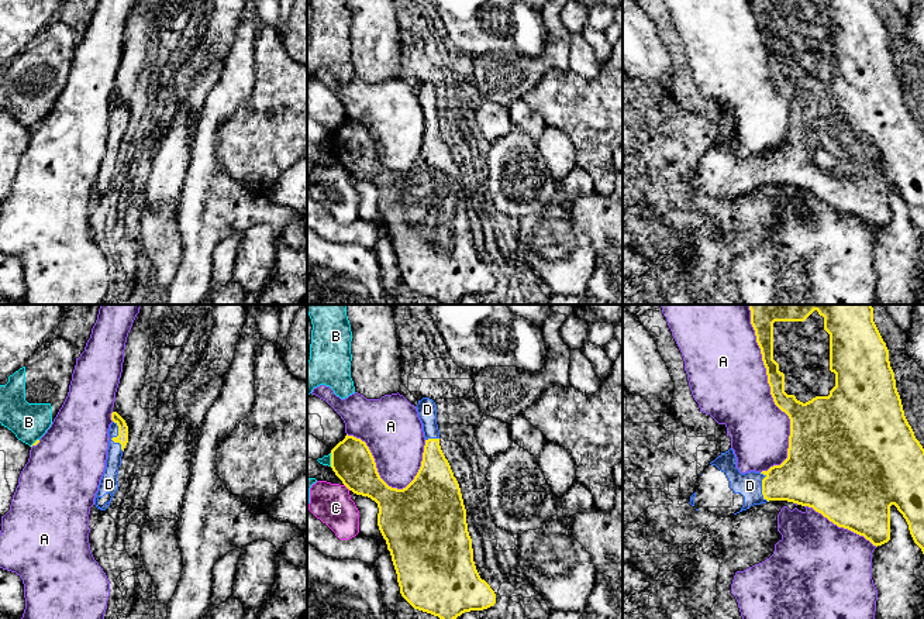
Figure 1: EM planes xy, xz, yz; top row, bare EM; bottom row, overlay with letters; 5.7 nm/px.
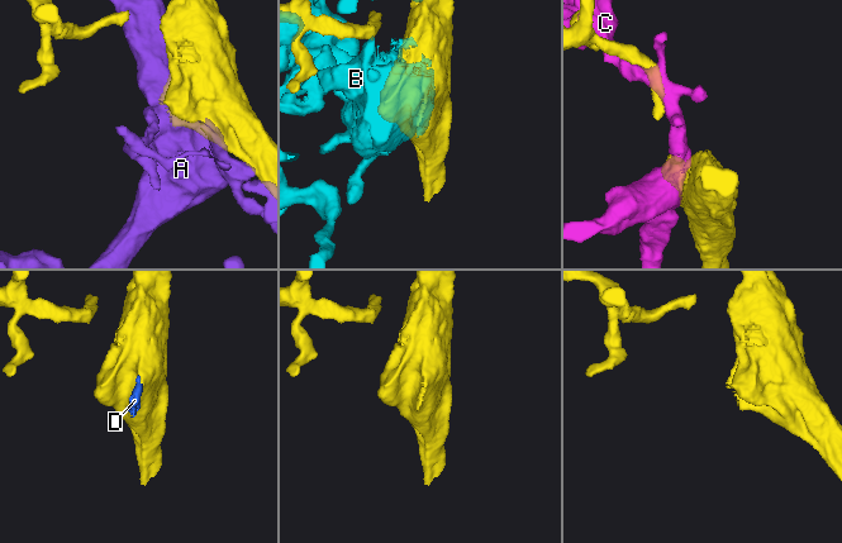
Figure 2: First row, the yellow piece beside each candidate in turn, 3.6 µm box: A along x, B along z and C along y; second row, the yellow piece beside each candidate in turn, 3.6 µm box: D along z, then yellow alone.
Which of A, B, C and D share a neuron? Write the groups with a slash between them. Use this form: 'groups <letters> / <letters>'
groups A / B / C / D

